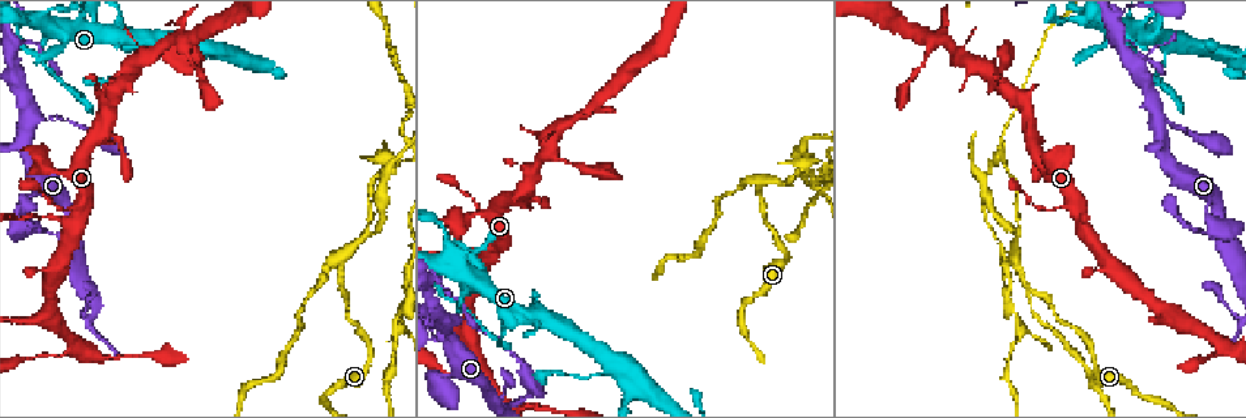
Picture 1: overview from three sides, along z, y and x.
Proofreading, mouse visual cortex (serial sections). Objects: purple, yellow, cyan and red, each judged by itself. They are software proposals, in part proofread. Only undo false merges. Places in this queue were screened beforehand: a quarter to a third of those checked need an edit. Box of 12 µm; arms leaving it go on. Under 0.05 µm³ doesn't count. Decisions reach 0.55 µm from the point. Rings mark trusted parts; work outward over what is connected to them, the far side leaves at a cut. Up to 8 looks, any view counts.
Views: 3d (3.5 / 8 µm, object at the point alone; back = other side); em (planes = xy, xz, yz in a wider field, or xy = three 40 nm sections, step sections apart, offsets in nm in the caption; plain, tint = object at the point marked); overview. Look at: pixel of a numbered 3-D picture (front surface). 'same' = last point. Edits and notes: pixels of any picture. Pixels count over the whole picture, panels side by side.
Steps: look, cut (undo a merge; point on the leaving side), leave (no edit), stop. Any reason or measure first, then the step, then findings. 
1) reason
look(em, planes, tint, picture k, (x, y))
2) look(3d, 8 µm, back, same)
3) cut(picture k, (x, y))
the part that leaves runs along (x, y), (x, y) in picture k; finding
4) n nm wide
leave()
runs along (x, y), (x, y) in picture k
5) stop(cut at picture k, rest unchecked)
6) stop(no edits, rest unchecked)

thin arm on a thick one
look(3d, 3.5 µm, picture 1, (29, 118))

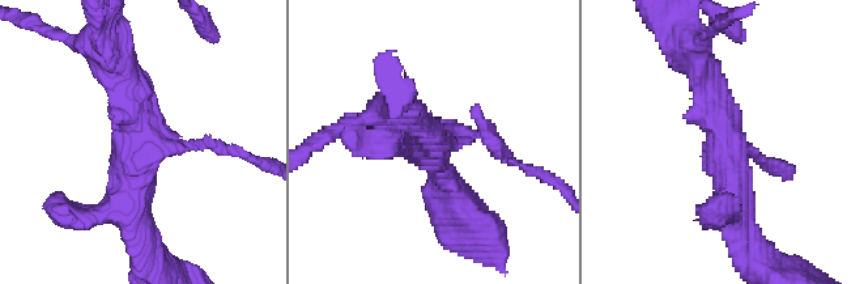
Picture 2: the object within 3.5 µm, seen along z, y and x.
need the tissue
look(em, xy, step 5, plain, picture 2, (722, 145))

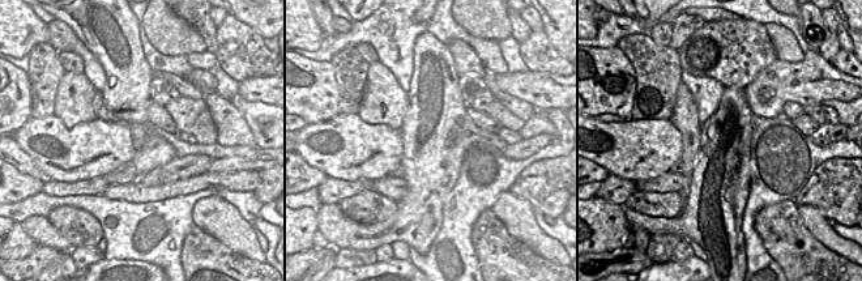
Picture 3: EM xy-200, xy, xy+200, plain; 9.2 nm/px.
look(em, xy, step 5, tint, same)

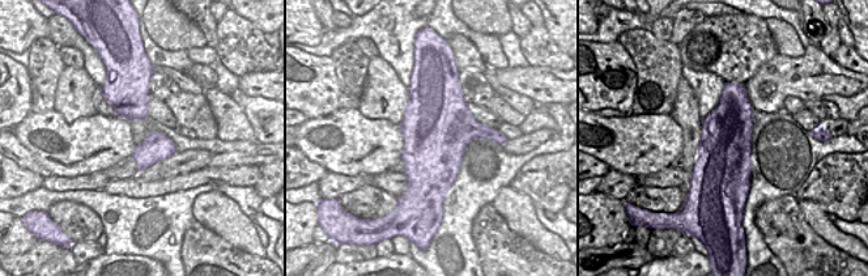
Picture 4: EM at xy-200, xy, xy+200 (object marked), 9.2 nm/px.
3 arms
leave()
runs along (744, 230), (701, 67) in picture 2; one cell here

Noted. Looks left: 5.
small branch off a trunk
look(3d, 3.5 µm, picture 1, (493, 248))

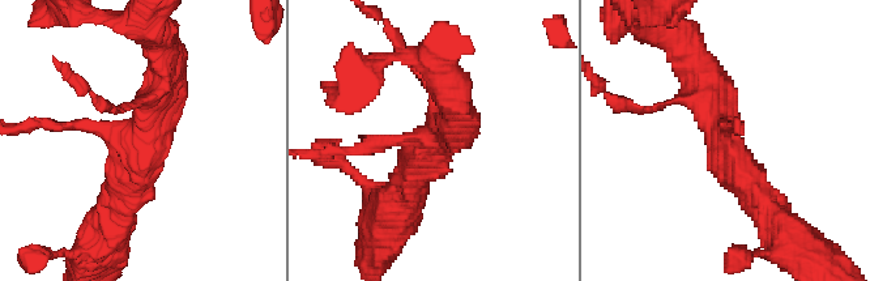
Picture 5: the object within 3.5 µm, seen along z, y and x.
3 arms; arms of 150, 400, 400 nm
look(em, xy, step 1, tint, picture 5, (435, 140))

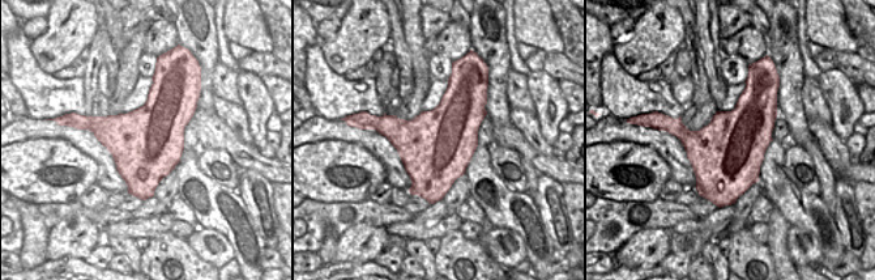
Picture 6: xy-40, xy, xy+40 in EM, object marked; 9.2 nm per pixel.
leave()
runs along (706, 76), (723, 148), (776, 220) in picture 5; one cell here

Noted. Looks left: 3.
side arm on a straight run
look(3d, 3.5 µm, picture 1, (1164, 317))

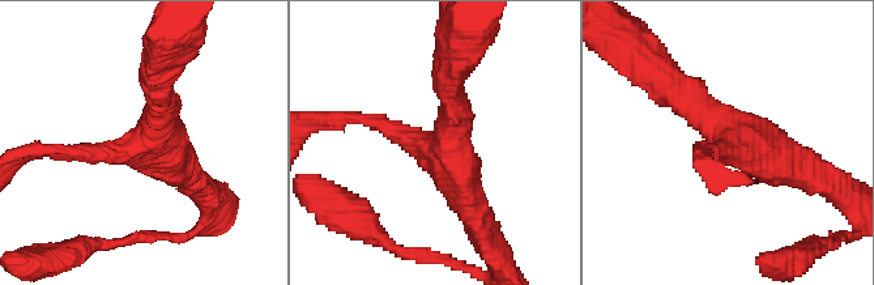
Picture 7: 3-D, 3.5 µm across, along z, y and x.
3 arms; arms of 200, 350, 400 nm
leave()
runs along (666, 86), (800, 171) in picture 7; continuous, no second cell

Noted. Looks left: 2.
stop(no edits, rest unchecked)

